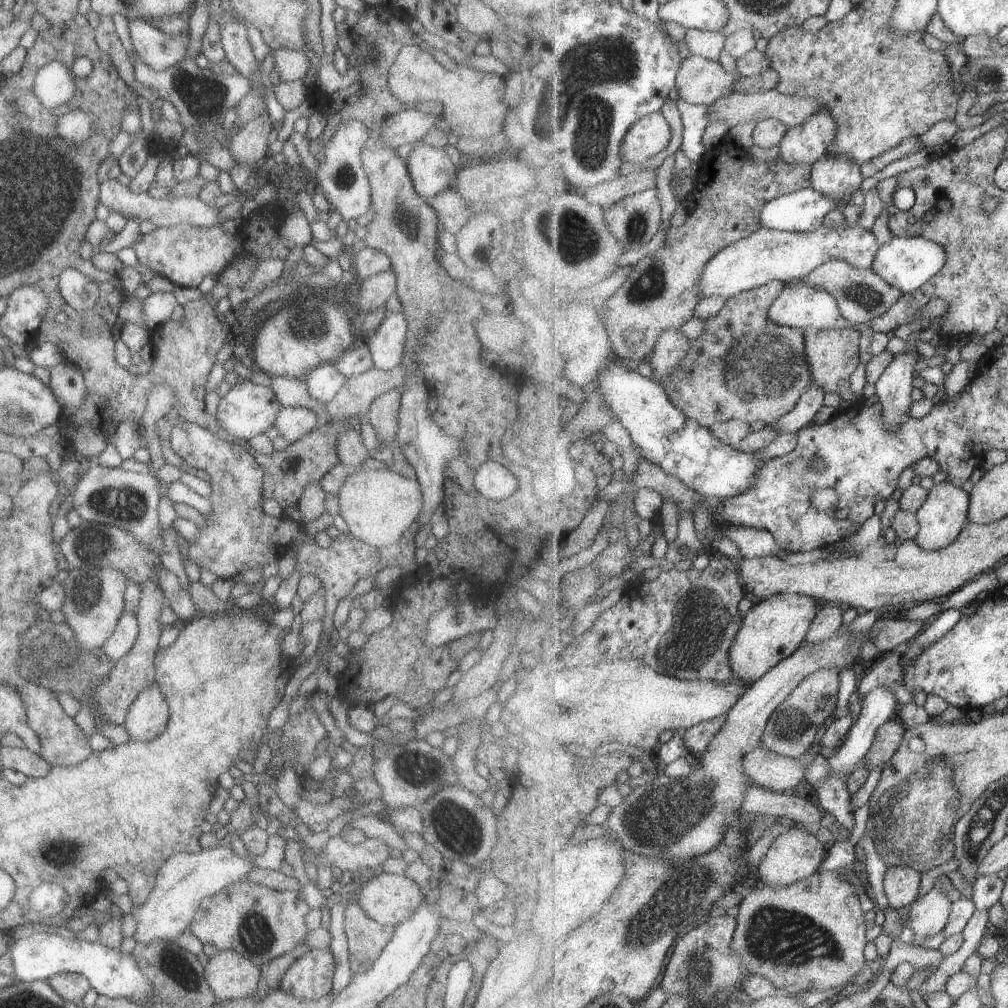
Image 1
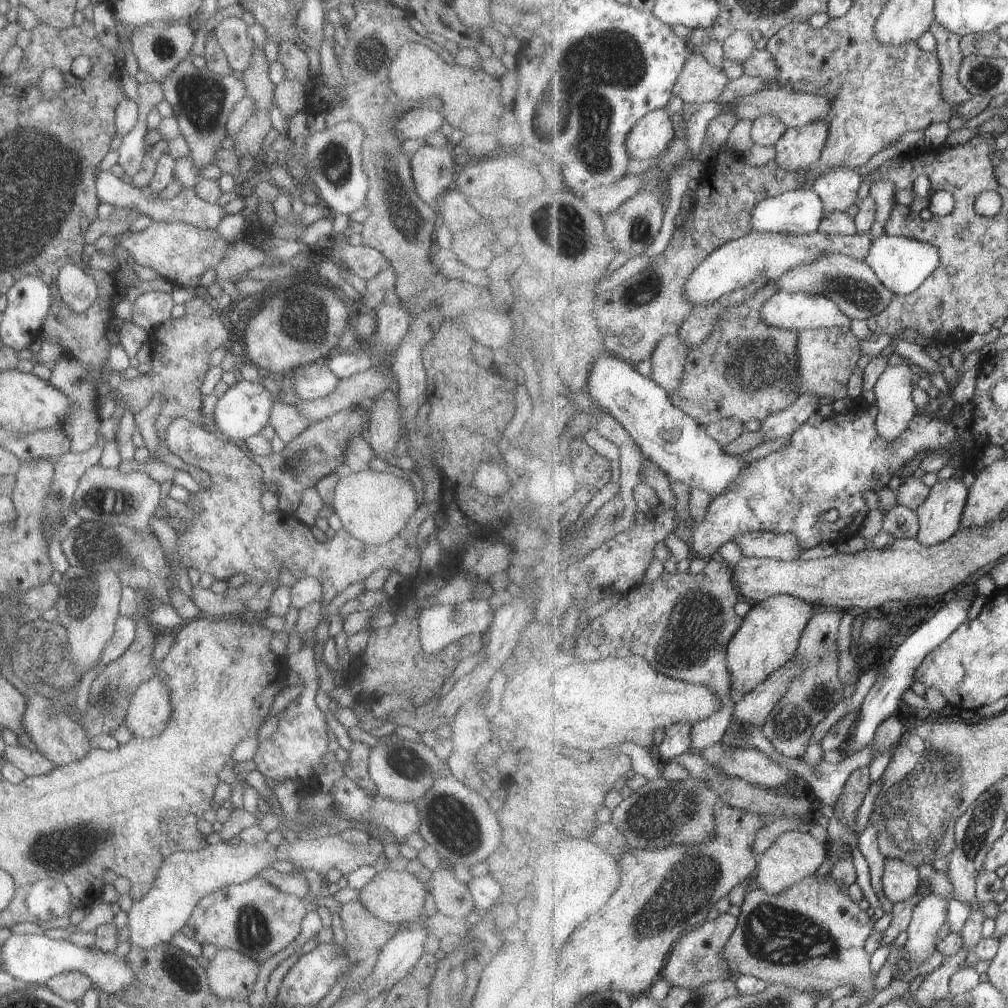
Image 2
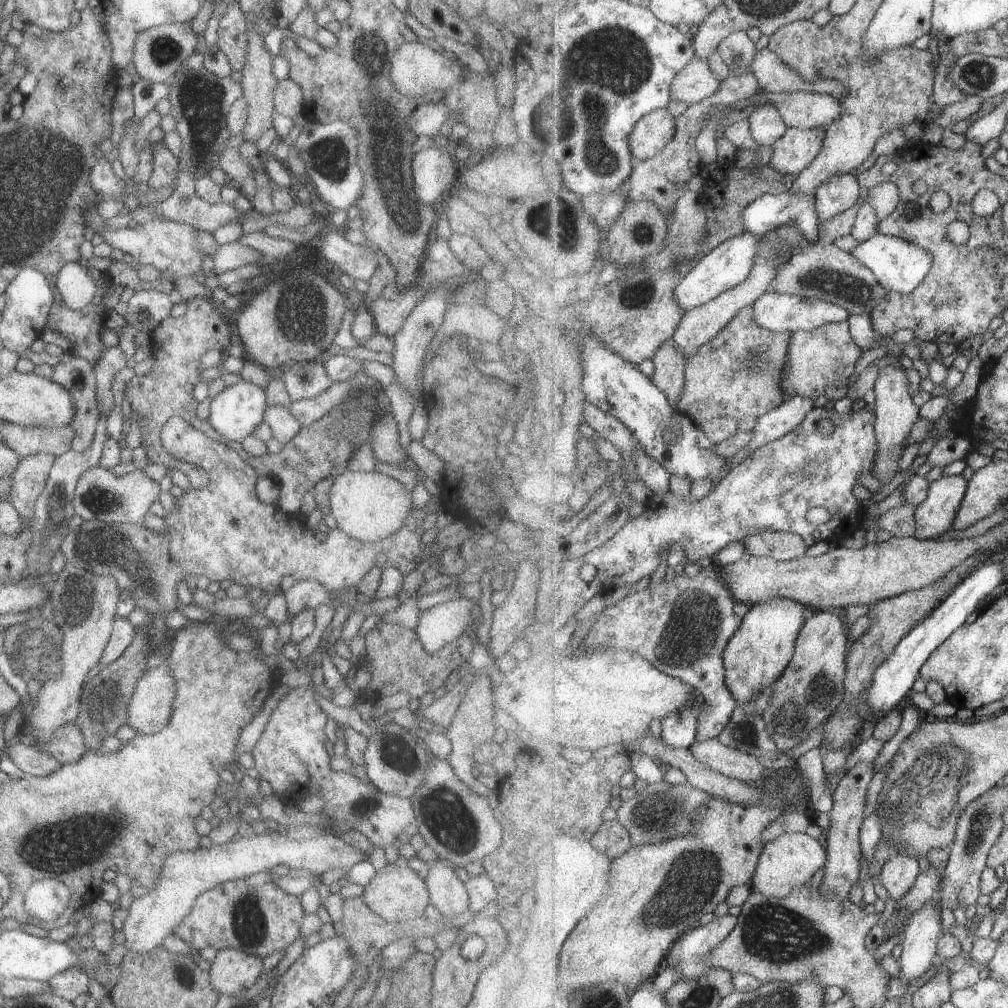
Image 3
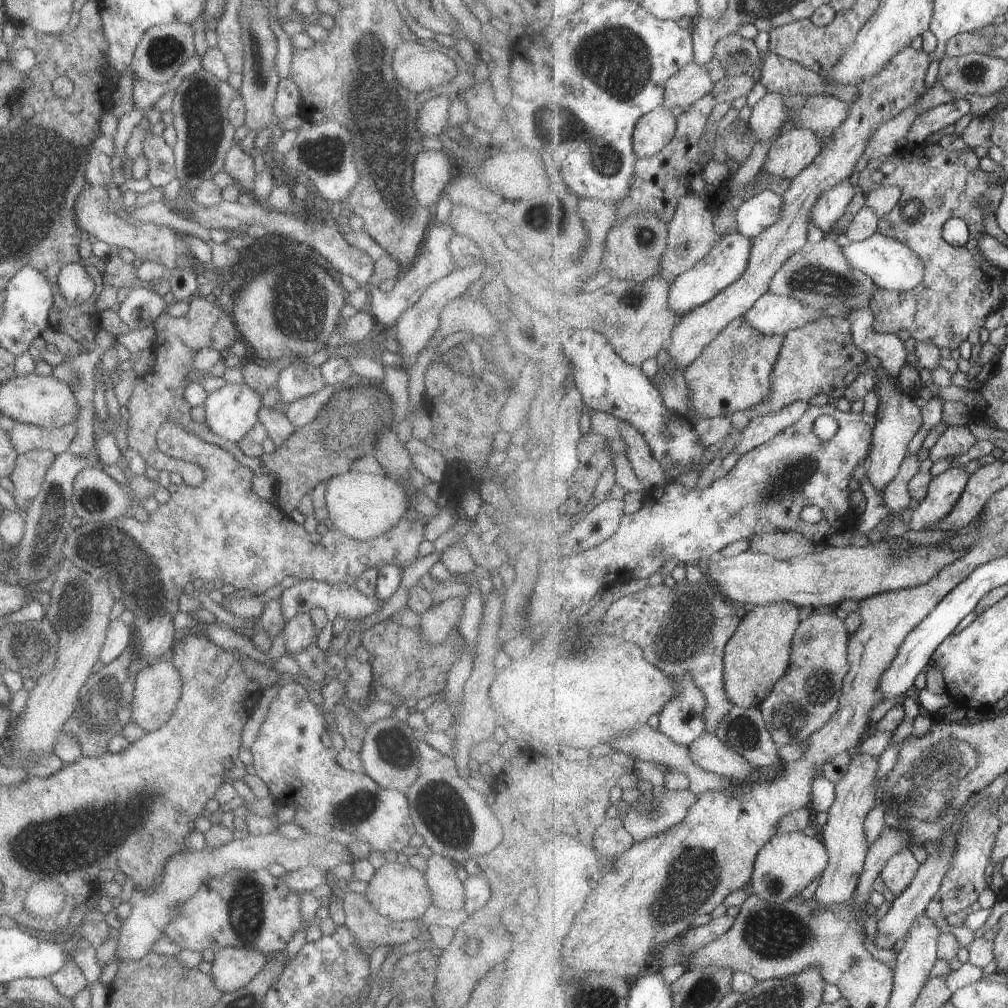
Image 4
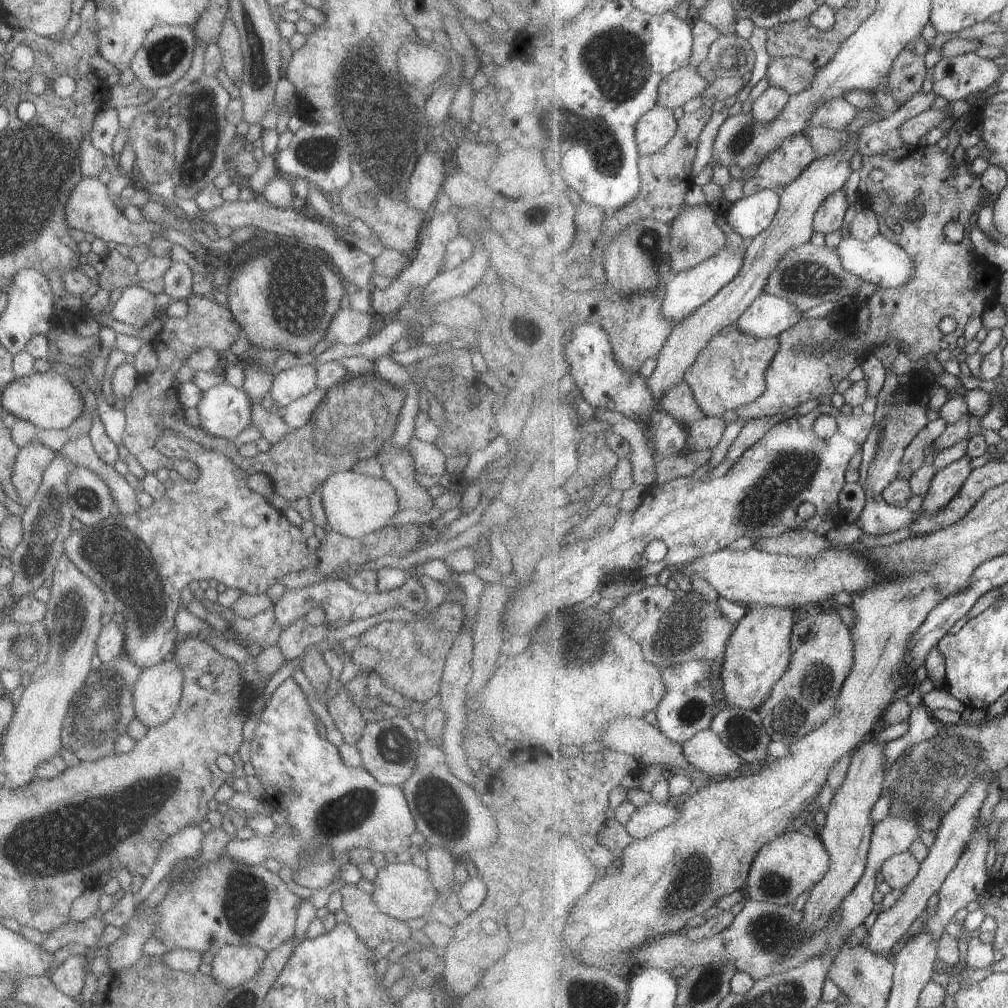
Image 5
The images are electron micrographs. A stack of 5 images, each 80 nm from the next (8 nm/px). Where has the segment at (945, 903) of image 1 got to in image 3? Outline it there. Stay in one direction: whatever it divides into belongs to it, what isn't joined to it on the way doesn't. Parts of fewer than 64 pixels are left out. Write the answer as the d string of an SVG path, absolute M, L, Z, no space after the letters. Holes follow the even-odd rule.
M938 897L937 900L929 902L925 908L921 908L913 918L909 920L904 928L905 939L897 952L897 961L900 964L900 979L906 986L905 993L901 998L907 996L907 988L914 984L917 978L923 976L925 972L933 968L933 958L938 955L939 940L944 936L944 928L941 926L941 911L943 909L943 900Z

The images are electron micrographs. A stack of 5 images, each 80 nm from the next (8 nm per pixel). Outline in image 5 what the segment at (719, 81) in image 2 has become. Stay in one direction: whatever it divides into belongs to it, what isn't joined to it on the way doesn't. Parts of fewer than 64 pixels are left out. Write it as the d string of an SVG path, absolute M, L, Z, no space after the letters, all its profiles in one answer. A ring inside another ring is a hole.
M684 67L663 78L659 84L658 105L672 110L682 108L689 100L702 96L709 84L707 78L697 72L696 67Z

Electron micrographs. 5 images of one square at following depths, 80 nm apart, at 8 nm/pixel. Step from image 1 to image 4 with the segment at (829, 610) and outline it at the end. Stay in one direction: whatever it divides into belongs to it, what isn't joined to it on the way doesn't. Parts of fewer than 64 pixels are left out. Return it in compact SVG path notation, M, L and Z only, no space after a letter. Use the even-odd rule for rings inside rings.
M838 611L834 613L815 612L799 624L799 629L794 637L792 646L790 670L777 684L767 700L759 707L765 718L767 730L771 732L773 741L780 747L806 742L811 734L818 732L831 718L838 713L840 699L843 692L844 679L849 674L849 652L851 634L845 628L842 614Z

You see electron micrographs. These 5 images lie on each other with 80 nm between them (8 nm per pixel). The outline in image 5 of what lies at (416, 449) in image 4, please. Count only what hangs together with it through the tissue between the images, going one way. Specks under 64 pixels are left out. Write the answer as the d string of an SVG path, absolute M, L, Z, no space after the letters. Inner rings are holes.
M412 436L405 449L413 459L415 474L438 477L445 472L443 462L446 456L433 443L420 441Z

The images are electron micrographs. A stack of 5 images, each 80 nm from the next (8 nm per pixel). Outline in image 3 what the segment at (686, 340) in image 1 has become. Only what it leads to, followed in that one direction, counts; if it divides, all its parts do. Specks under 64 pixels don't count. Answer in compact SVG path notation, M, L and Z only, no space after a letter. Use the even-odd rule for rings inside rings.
M671 339L652 358L655 368L652 381L670 398L675 407L684 391L688 357Z

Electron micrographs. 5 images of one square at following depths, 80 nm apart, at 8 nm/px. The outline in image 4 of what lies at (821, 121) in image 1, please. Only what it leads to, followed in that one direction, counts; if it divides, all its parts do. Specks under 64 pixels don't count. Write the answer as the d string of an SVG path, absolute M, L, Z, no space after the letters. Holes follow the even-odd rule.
M793 128L771 142L763 172L775 178L793 180L799 177L822 153L821 135L814 131Z

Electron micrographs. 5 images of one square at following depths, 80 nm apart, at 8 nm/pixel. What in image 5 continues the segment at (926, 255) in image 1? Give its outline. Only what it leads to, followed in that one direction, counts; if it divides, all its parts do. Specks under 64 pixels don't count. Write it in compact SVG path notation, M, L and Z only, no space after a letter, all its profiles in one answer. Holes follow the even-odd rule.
M882 234L869 241L861 241L849 236L842 239L836 249L841 256L843 268L868 283L877 284L882 288L897 289L913 278L915 272L913 258L899 244L891 242Z

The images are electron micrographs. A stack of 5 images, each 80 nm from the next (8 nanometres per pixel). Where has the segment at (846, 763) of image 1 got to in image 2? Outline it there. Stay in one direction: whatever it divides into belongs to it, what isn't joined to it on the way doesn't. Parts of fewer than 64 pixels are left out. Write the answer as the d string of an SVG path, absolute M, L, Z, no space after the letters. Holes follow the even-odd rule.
M984 574L975 579L978 584L978 594L973 599L959 599L957 596L941 607L932 618L922 621L912 635L909 635L897 648L896 652L891 656L889 662L884 667L883 673L877 677L875 684L866 694L859 712L860 717L854 726L854 730L850 732L851 743L849 745L848 754L844 757L851 756L861 752L866 746L872 744L877 729L888 718L893 715L899 715L898 710L901 706L902 696L905 691L909 690L914 682L914 674L917 667L927 658L927 655L941 646L952 634L969 618L969 606L972 601L980 594L986 595L988 598L998 589L996 582L990 574Z

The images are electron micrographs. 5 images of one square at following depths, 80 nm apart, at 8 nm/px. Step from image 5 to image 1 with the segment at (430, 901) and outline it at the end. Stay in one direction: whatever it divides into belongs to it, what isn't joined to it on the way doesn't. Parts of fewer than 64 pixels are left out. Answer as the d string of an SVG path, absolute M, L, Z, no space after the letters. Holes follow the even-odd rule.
M383 872L358 890L355 902L367 918L394 927L411 916L422 898L415 882L403 875Z

